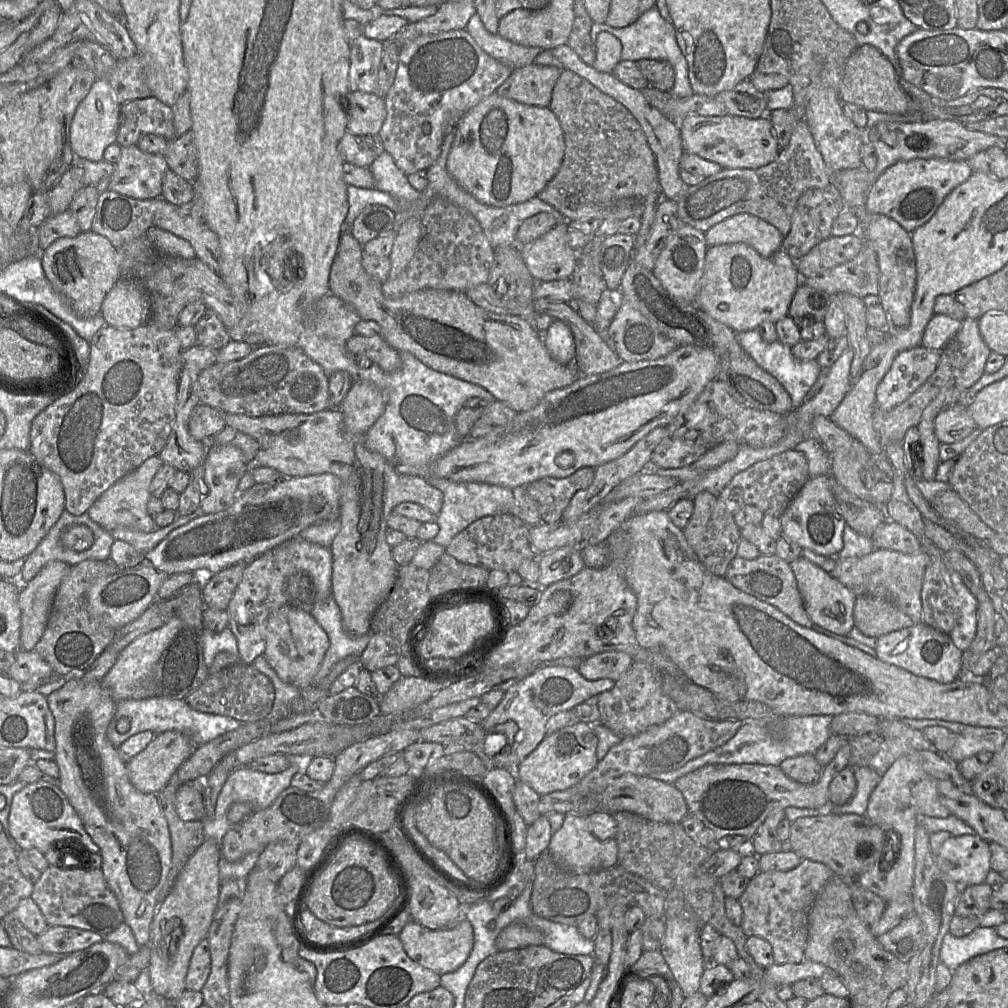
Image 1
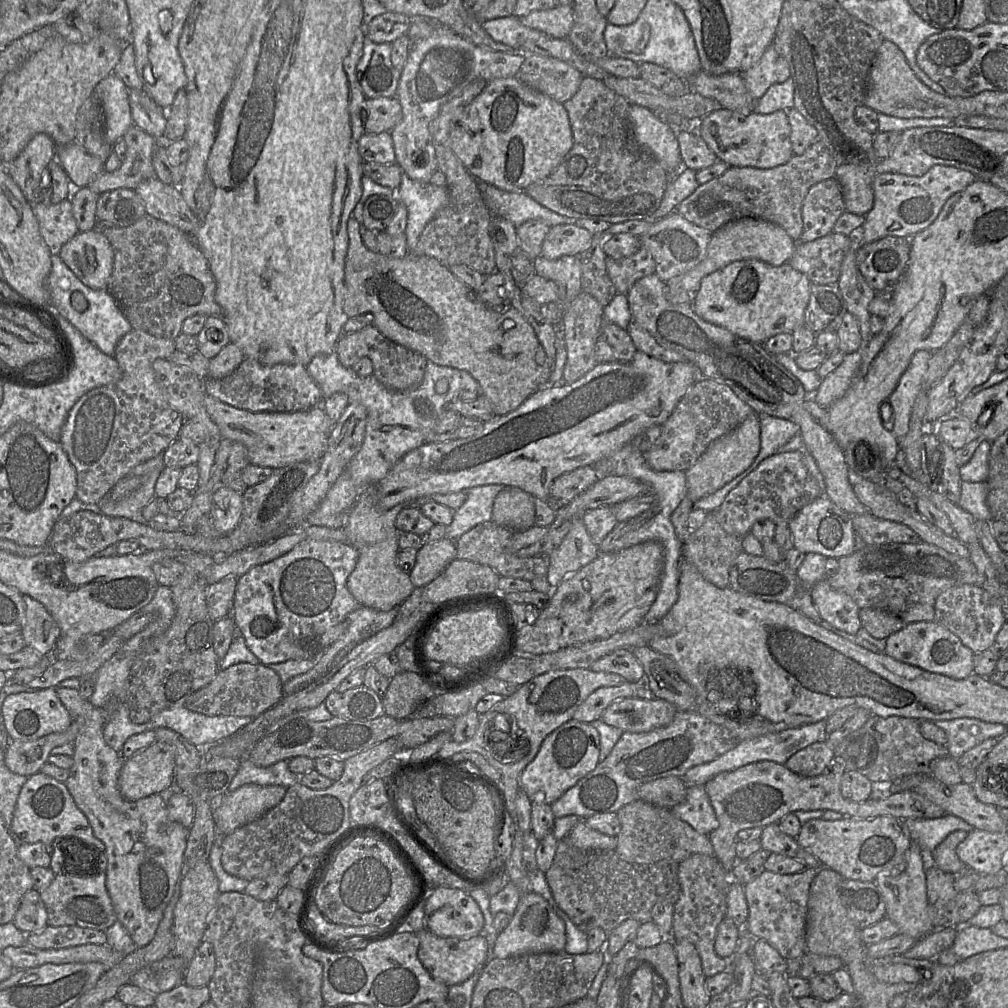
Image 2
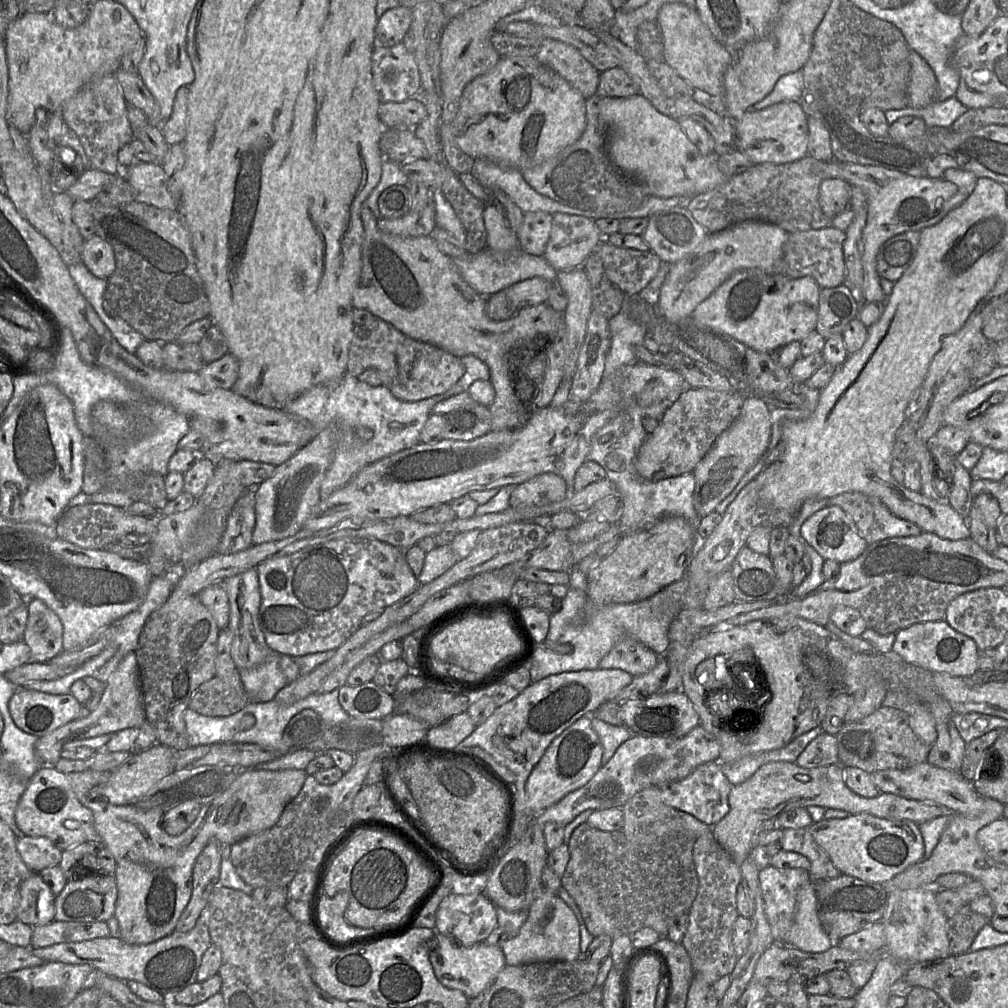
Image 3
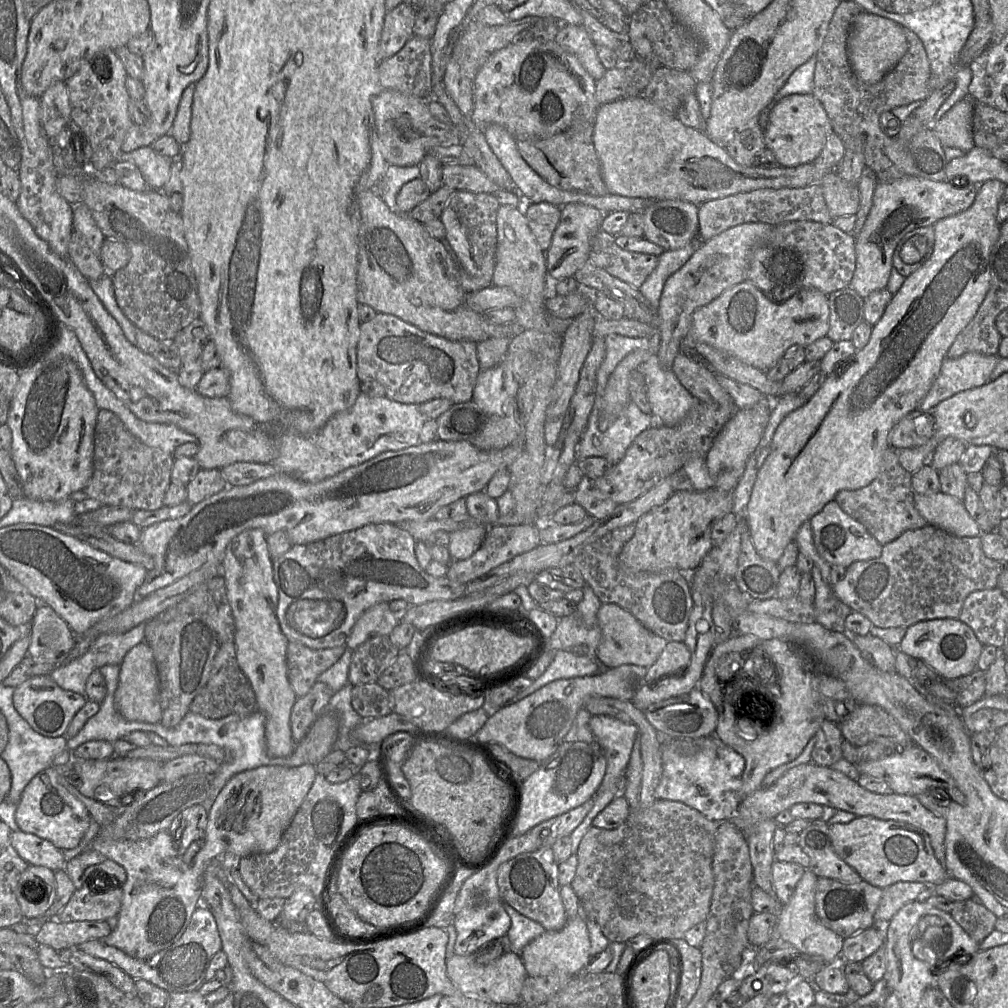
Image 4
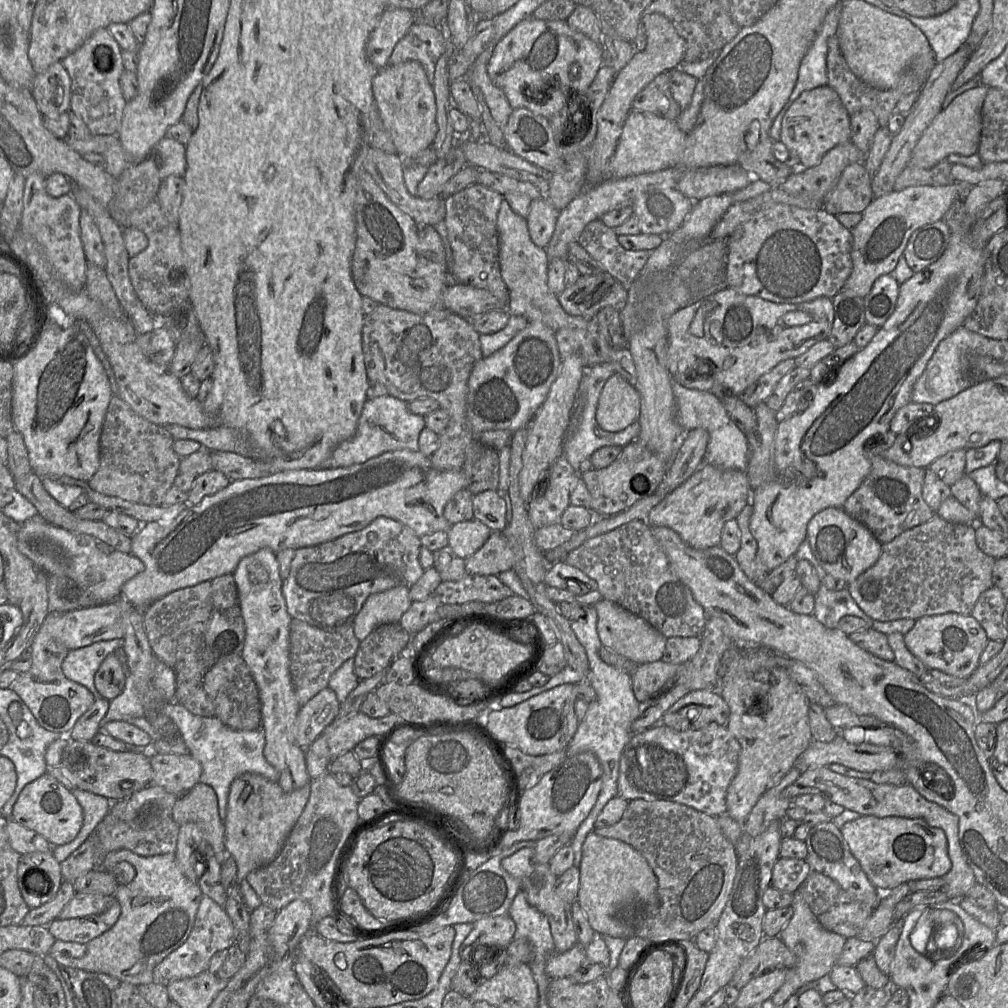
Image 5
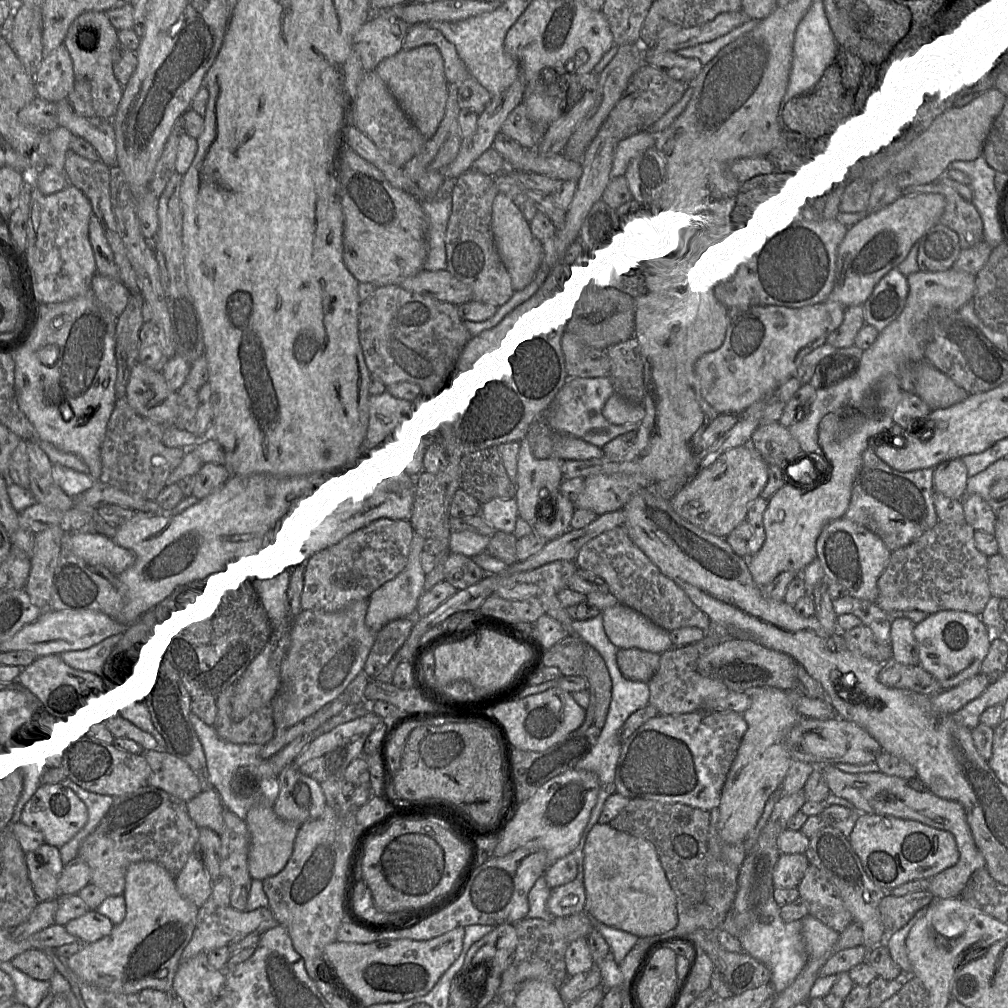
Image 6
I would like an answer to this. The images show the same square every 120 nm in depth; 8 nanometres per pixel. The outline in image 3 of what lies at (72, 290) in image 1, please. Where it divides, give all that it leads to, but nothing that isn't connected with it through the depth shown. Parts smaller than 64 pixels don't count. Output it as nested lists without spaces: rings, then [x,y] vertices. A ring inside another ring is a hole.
[[[97,234],[85,239],[82,264],[94,276],[107,280],[116,269],[116,258],[112,245]]]

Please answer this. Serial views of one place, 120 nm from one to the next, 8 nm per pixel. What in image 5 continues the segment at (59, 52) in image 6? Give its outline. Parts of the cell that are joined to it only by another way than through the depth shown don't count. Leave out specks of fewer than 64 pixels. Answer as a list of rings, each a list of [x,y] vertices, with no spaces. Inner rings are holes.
[[[62,61],[35,75],[32,94],[44,117],[54,118],[70,110],[71,79]]]

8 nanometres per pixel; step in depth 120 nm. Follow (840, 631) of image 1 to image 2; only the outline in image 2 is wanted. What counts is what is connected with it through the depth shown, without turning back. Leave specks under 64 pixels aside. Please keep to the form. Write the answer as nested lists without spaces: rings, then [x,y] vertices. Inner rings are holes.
[[[827,577],[817,582],[809,594],[821,619],[831,626],[852,635],[861,628],[860,608],[849,595],[833,589]]]

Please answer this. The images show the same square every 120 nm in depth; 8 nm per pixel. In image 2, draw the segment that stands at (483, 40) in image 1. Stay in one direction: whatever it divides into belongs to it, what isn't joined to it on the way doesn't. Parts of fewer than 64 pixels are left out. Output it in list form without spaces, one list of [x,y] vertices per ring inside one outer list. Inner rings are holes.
[[[520,17],[496,18],[481,22],[482,28],[497,42],[519,50],[527,41],[539,39],[544,33],[524,26]]]

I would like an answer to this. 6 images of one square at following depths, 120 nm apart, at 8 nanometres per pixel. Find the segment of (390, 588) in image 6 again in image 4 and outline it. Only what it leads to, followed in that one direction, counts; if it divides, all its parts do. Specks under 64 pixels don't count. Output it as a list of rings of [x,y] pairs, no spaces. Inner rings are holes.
[[[389,602],[377,603],[359,617],[346,646],[350,650],[355,650],[374,636],[389,635],[399,623],[400,616],[390,609]]]

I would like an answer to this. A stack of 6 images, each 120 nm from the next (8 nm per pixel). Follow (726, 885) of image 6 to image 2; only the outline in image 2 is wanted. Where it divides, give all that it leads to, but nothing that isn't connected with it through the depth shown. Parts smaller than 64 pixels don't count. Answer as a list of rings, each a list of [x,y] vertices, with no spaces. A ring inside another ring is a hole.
[[[567,835],[559,841],[552,865],[544,874],[555,908],[567,914],[585,933],[597,927],[609,933],[627,919],[637,920],[641,924],[652,921],[652,908],[658,902],[669,901],[674,905],[681,893],[678,880],[679,865],[680,863],[673,860],[653,863],[626,862],[615,850],[577,848],[571,844]]]

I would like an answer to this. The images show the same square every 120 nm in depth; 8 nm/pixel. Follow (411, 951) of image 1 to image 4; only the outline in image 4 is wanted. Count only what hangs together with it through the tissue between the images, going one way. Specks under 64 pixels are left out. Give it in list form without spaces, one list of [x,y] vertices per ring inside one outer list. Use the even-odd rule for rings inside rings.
[[[509,951],[497,960],[483,965],[476,961],[476,952],[470,955],[453,955],[446,959],[446,970],[449,979],[458,989],[475,998],[494,1003],[513,1005],[520,1002],[521,990],[528,977],[520,955]]]

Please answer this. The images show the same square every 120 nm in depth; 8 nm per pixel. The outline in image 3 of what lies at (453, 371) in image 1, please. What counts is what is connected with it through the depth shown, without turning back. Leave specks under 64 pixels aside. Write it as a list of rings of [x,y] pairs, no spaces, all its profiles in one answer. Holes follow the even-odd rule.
[[[362,207],[361,219],[364,227],[362,245],[362,267],[357,286],[352,296],[354,309],[368,310],[404,335],[432,344],[457,357],[473,355],[489,368],[489,380],[495,390],[493,402],[488,406],[491,415],[491,430],[509,430],[522,426],[530,417],[527,408],[516,393],[516,383],[510,376],[510,362],[517,360],[521,371],[535,360],[563,323],[564,312],[554,310],[548,303],[518,309],[516,314],[504,321],[494,321],[486,314],[486,300],[462,277],[454,260],[441,252],[433,239],[427,236],[399,237],[378,228],[378,217],[369,207]]]

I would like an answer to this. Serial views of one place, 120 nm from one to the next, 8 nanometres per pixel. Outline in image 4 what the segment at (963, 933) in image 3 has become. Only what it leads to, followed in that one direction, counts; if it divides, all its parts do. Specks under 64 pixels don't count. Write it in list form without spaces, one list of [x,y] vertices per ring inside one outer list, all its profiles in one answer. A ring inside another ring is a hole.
[[[975,897],[956,901],[950,914],[956,923],[978,943],[995,929],[998,918]]]

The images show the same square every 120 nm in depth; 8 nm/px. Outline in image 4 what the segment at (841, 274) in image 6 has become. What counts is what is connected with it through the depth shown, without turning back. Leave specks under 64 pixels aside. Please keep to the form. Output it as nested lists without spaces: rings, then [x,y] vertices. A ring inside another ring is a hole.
[[[904,176],[889,182],[878,181],[869,214],[855,236],[856,265],[849,287],[862,298],[874,290],[886,288],[893,252],[900,239],[916,228],[933,225],[938,220],[967,209],[975,199],[978,185],[967,182],[964,177],[957,177],[953,181],[934,181]]]

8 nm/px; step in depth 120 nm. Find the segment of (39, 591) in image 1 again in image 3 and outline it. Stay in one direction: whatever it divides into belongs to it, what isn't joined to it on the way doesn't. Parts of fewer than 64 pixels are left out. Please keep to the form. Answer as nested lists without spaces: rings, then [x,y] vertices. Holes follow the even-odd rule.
[[[27,600],[28,616],[22,636],[22,641],[28,646],[32,661],[48,662],[51,658],[63,652],[63,625],[59,617],[41,600]]]

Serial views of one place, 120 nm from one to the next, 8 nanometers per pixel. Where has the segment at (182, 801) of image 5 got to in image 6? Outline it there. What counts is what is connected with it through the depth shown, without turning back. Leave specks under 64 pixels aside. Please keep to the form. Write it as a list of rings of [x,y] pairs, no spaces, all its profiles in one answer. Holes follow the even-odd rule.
[[[215,788],[200,791],[186,802],[186,807],[198,828],[210,828],[220,836],[224,826],[224,805]]]

